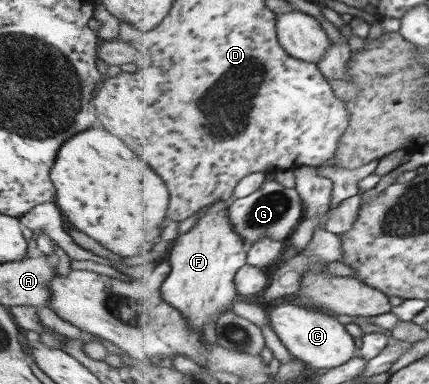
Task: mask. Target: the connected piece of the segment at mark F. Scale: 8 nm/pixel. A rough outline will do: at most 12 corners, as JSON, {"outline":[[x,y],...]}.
{"outline":[[230,201],[162,249],[162,297],[201,333],[240,299],[248,263]]}

